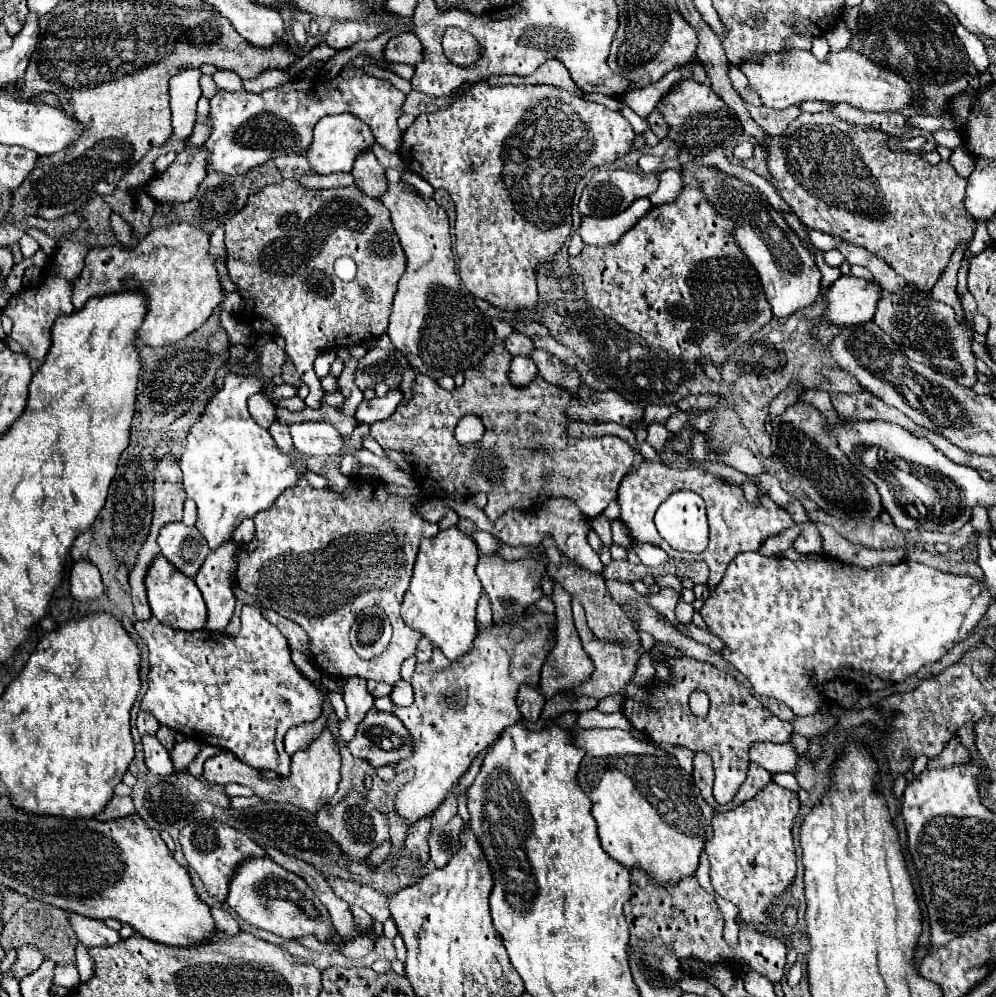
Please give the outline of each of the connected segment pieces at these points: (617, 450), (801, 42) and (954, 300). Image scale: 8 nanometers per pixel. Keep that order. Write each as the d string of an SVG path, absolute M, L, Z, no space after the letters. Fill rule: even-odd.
M495 345L485 355L481 365L465 371L463 387L457 387L453 393L445 391L435 379L425 377L425 375L416 377L413 369L405 369L400 389L404 398L409 401L403 399L403 403L399 403L399 409L393 413L393 417L387 417L371 425L370 434L375 439L368 435L363 439L363 447L381 458L387 458L382 447L411 453L415 459L413 473L419 485L424 486L427 481L435 487L441 487L443 493L461 491L465 497L483 491L489 497L491 521L499 519L507 509L531 509L535 505L541 505L545 497L569 497L579 505L579 509L589 519L593 519L595 515L601 515L603 509L617 497L617 487L633 465L633 457L635 457L633 447L625 443L623 439L609 437L609 435L599 437L599 439L587 439L587 441L567 439L565 429L569 425L569 419L565 417L563 409L569 403L571 393L567 389L547 383L541 377L537 377L527 387L521 387L521 389L513 387L507 379L509 361L511 361L511 353L507 353L503 345ZM465 415L479 415L485 425L485 437L481 439L477 447L461 447L453 437L453 431L459 419ZM547 471L553 473L549 483L543 481L543 473Z
M793 35L787 39L787 49L811 49L811 37L801 37L801 35Z
M963 245L963 247L957 249L957 251L953 251L953 257L951 257L947 269L943 271L941 279L939 279L937 285L927 293L929 299L933 299L933 301L943 301L943 303L951 305L951 307L955 309L958 319L961 319L963 316L963 309L956 293L957 271L959 271L959 267L961 267L961 257L963 257L963 251L965 251L965 249L967 249L967 245Z

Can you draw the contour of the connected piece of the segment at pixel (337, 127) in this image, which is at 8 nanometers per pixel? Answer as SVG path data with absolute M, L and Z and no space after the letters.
M339 113L339 115L325 115L313 131L313 143L307 149L307 159L311 169L317 175L331 175L331 173L339 173L345 171L349 173L353 167L353 161L357 157L359 151L371 147L375 141L371 129L359 121L355 115L351 113Z

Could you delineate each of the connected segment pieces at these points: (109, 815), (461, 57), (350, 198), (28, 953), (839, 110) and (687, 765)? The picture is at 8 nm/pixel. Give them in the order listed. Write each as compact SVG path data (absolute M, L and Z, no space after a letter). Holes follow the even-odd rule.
M113 797L109 801L109 805L105 807L105 811L101 813L101 821L111 821L111 819L119 819L119 817L127 817L127 815L135 815L135 807L131 803L129 797Z
M449 27L443 35L443 50L446 57L459 66L470 66L479 61L479 43L467 31Z
M285 179L253 193L245 207L225 223L225 245L229 277L243 299L243 309L239 311L241 323L249 325L255 335L279 333L285 339L285 351L293 359L301 381L309 387L305 405L319 409L323 393L319 393L319 377L313 371L315 357L321 351L339 349L341 345L351 347L379 339L387 329L385 321L389 317L391 301L397 283L407 269L407 257L403 255L399 237L391 225L389 211L379 199L367 197L355 185L303 191L295 179ZM343 255L351 255L357 263L357 277L349 283L333 273L333 261Z
M21 947L17 951L15 965L9 969L9 975L15 981L21 981L23 977L35 973L35 969L39 969L41 963L43 963L43 955L39 955L37 949L33 949L33 947Z
M837 105L831 109L837 117L843 117L843 121L851 121L851 125L863 125L863 127L871 127L871 129L879 129L883 133L889 135L901 135L903 131L907 131L905 127L905 117L899 113L863 113L857 111L849 105Z
M659 745L659 747L665 747L669 753L673 753L673 755L677 757L679 765L681 765L687 773L693 771L693 753L691 753L689 749L681 749L681 747L673 747L673 745Z

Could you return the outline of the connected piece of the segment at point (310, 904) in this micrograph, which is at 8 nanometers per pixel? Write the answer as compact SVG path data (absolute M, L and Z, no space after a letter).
M267 857L245 859L239 865L239 869L235 869L229 881L227 903L247 923L257 925L265 931L271 931L283 939L319 935L319 939L325 941L335 935L335 929L325 905L315 897L315 893L311 893L307 883Z

